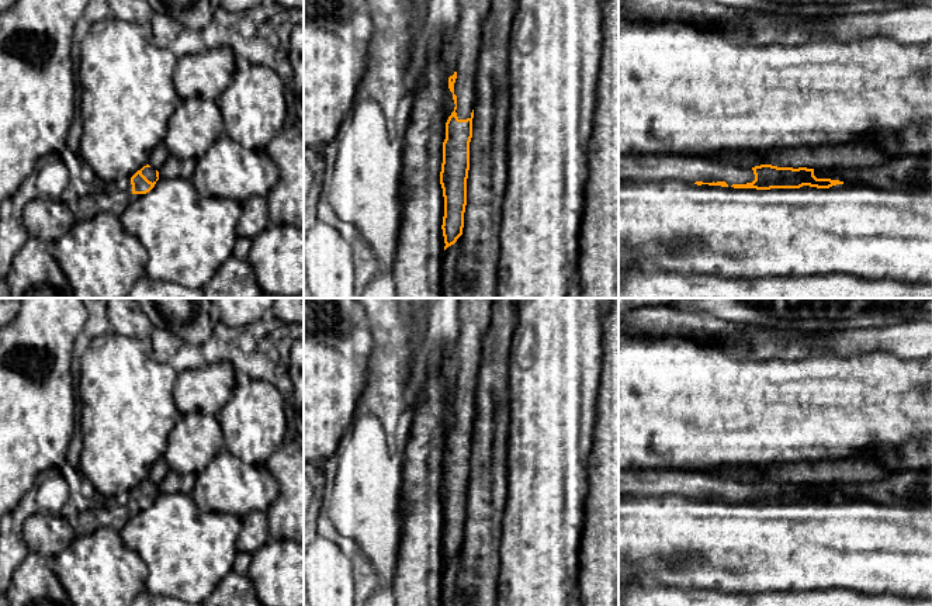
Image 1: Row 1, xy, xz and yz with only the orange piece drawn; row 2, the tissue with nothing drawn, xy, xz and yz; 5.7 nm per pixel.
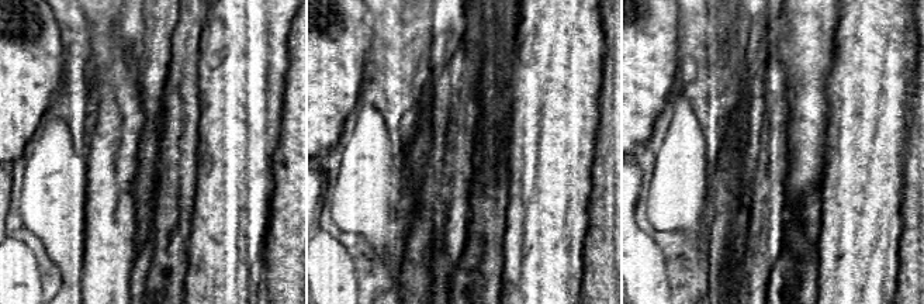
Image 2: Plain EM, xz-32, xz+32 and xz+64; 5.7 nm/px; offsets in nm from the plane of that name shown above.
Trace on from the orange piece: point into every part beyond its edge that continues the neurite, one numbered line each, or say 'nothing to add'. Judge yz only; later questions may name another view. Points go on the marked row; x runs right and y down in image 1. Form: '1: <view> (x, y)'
1: yz (650, 168)

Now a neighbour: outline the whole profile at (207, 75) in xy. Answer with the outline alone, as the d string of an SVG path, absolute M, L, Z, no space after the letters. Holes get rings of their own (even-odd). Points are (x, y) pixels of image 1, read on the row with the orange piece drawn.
M218 46L179 58L173 83L180 98L216 101L231 86L236 70L232 48Z

